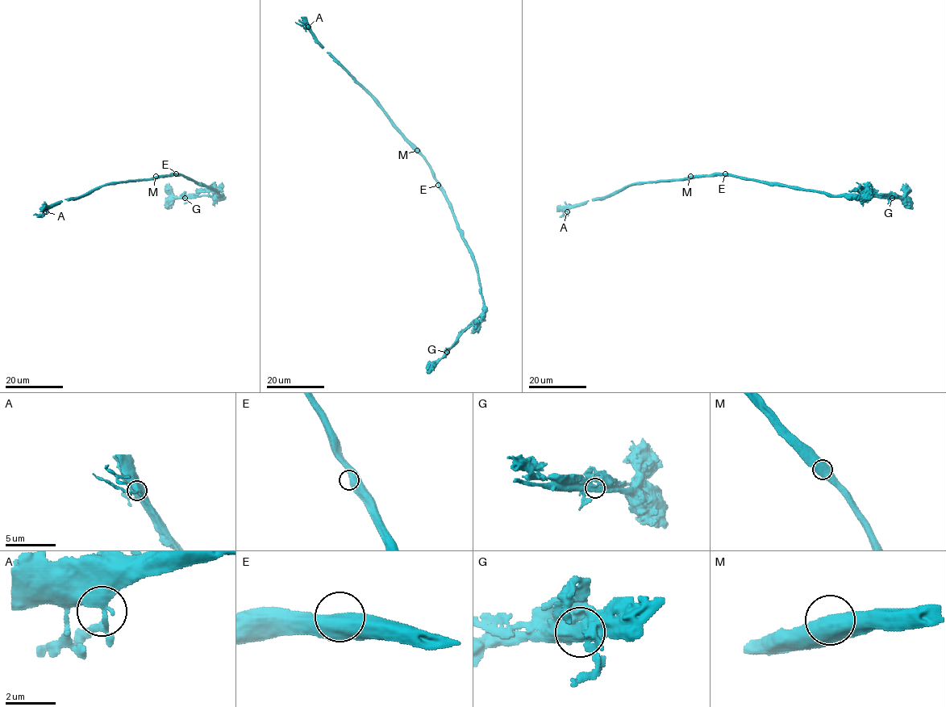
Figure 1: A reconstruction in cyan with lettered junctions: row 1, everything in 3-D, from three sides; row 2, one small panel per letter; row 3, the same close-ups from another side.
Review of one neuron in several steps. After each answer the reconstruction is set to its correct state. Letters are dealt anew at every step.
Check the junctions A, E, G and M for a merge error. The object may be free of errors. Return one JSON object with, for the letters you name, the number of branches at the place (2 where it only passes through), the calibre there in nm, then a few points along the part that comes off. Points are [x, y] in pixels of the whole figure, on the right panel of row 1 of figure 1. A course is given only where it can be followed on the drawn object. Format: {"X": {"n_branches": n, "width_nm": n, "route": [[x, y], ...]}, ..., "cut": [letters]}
{"G": {"n_branches": 2, "width_nm": 550, "route": [[892, 197], [865, 190], [848, 190]]}, "cut": ["G"]}

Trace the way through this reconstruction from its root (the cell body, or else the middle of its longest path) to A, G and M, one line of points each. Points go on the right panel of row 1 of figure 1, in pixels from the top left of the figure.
A: (725, 175), (690, 175), (681, 179), (639, 181), (608, 195), (574, 204), (567, 211)
G: (725, 175), (752, 178), (832, 195), (892, 197)
M: (725, 175), (690, 176)

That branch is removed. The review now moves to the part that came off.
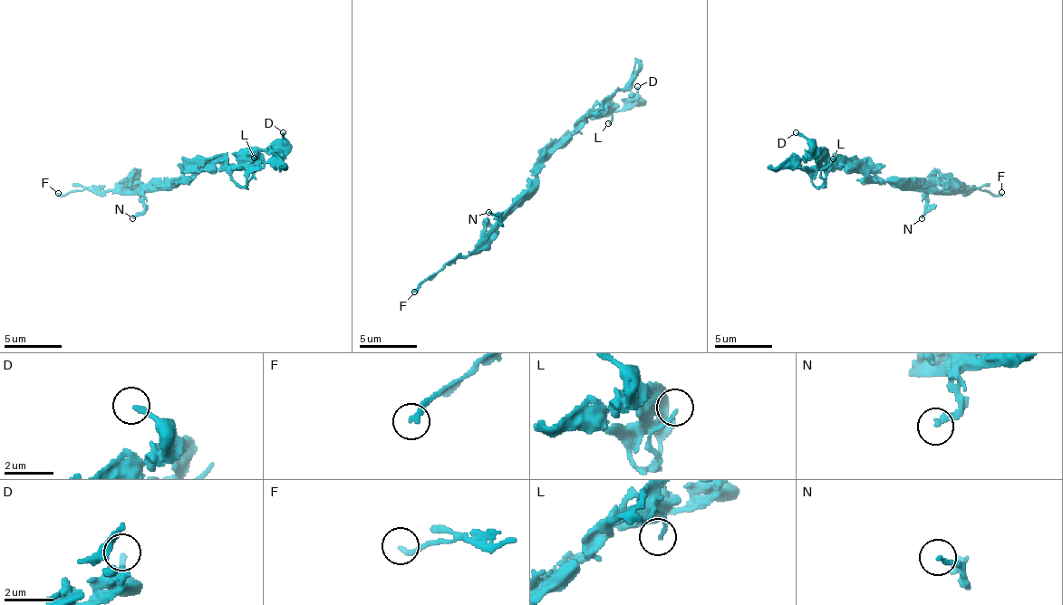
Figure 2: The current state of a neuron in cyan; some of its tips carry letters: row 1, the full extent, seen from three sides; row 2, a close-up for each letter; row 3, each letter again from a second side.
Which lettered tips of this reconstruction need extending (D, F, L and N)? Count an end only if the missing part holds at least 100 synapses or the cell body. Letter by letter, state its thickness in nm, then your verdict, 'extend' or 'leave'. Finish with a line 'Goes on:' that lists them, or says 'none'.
D: calibre 190 nm; extend
F: calibre 220 nm; leave
L: calibre 150 nm; leave
N: calibre 180 nm; leave
Goes on: D

